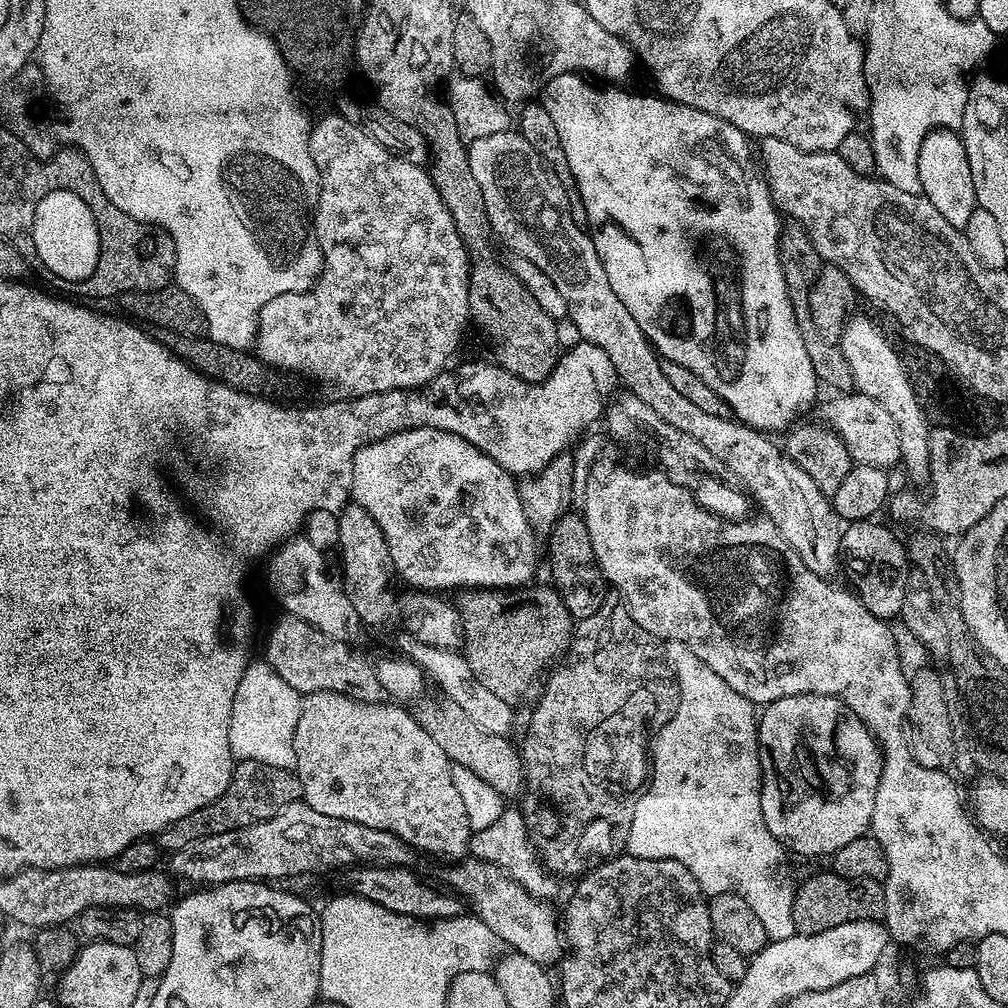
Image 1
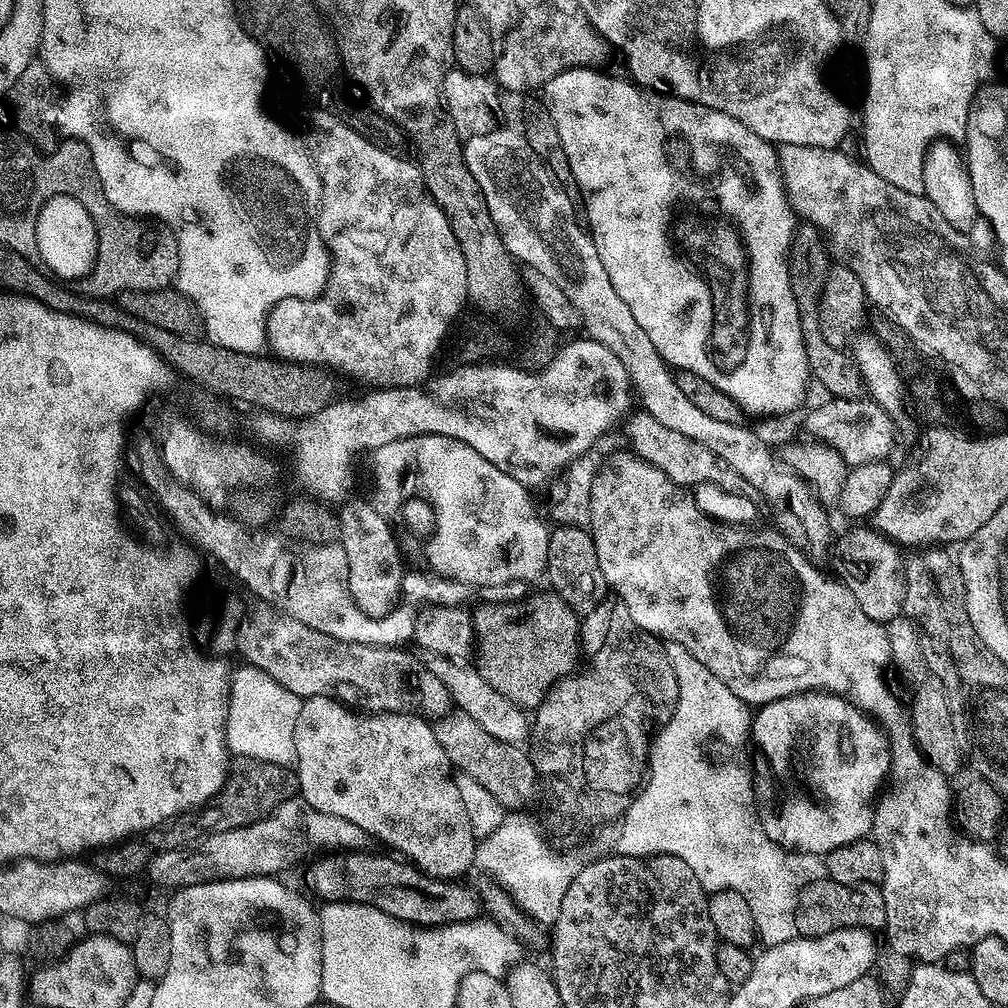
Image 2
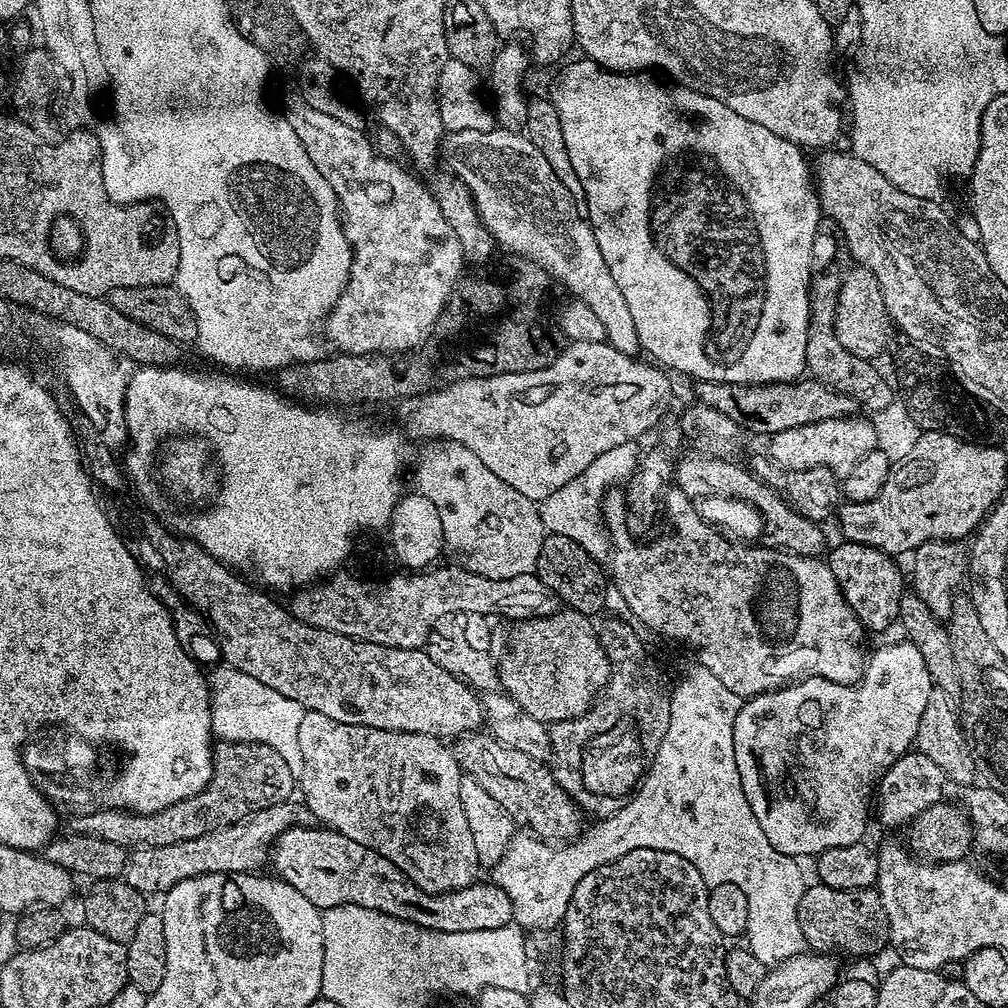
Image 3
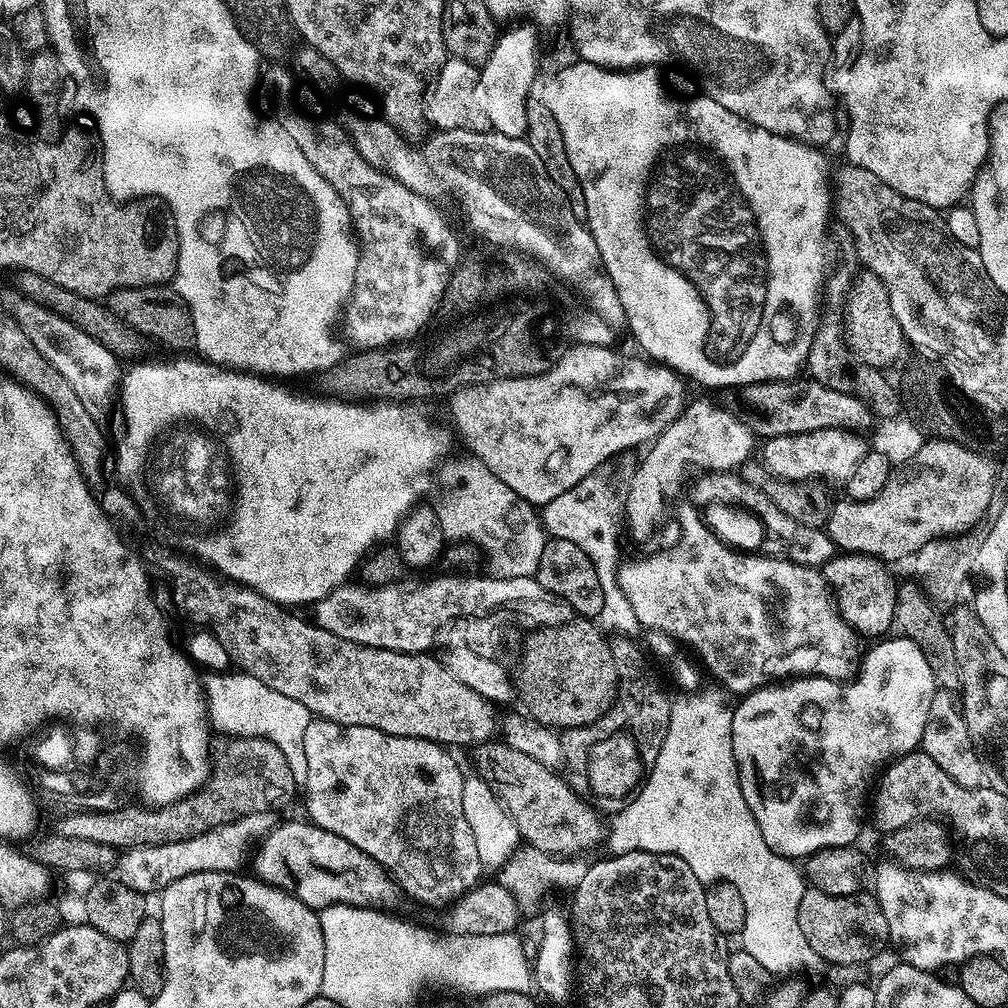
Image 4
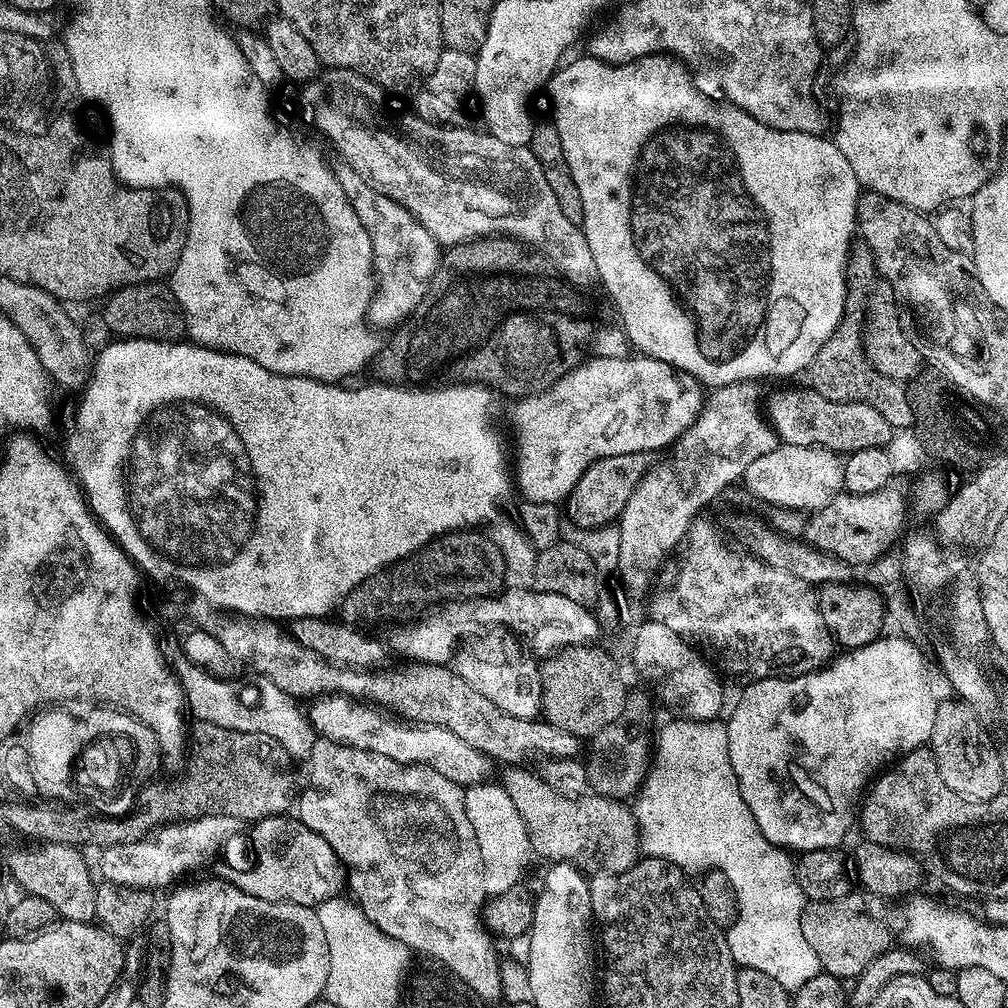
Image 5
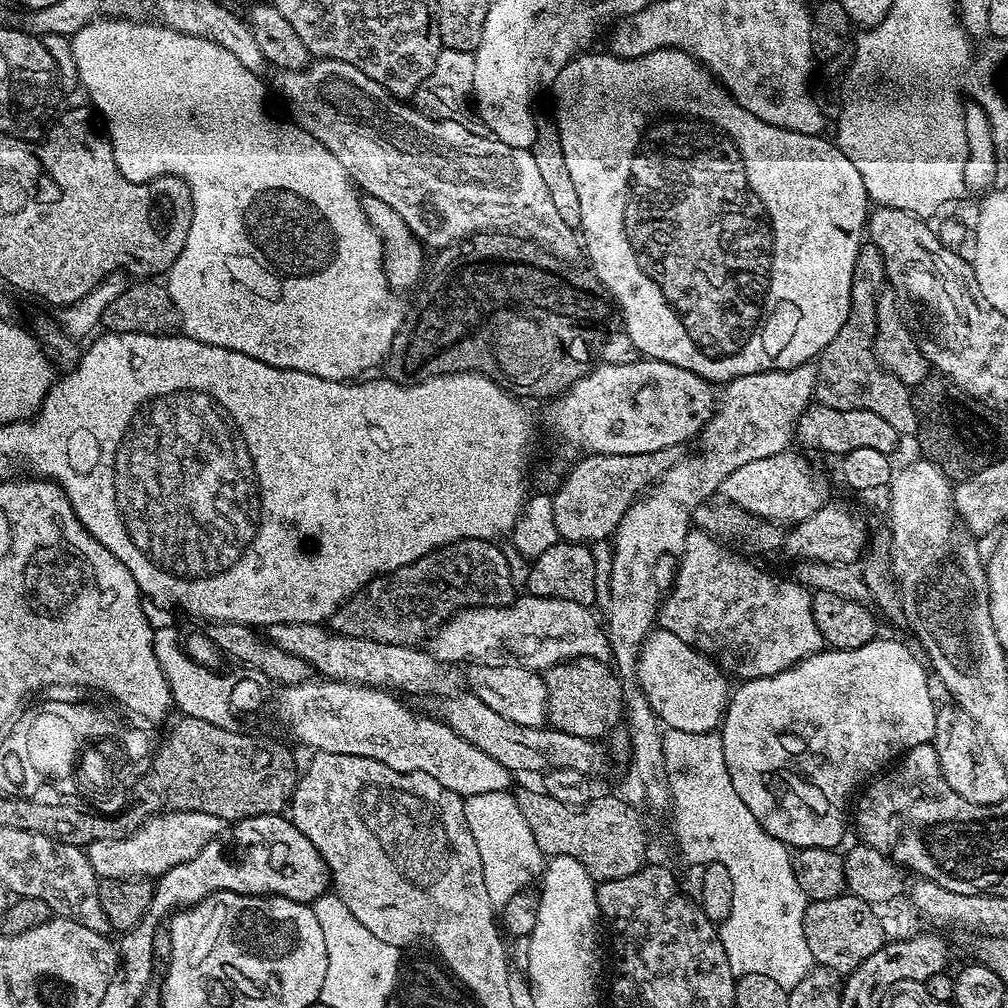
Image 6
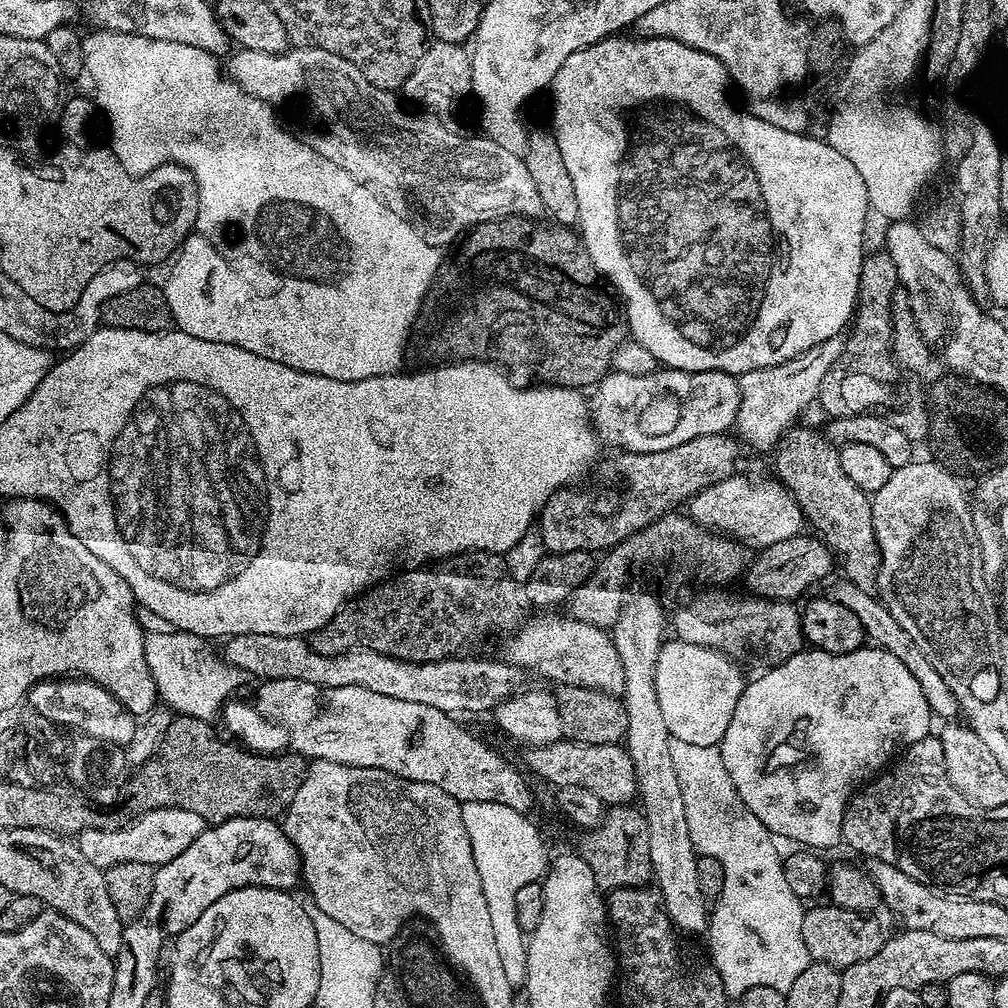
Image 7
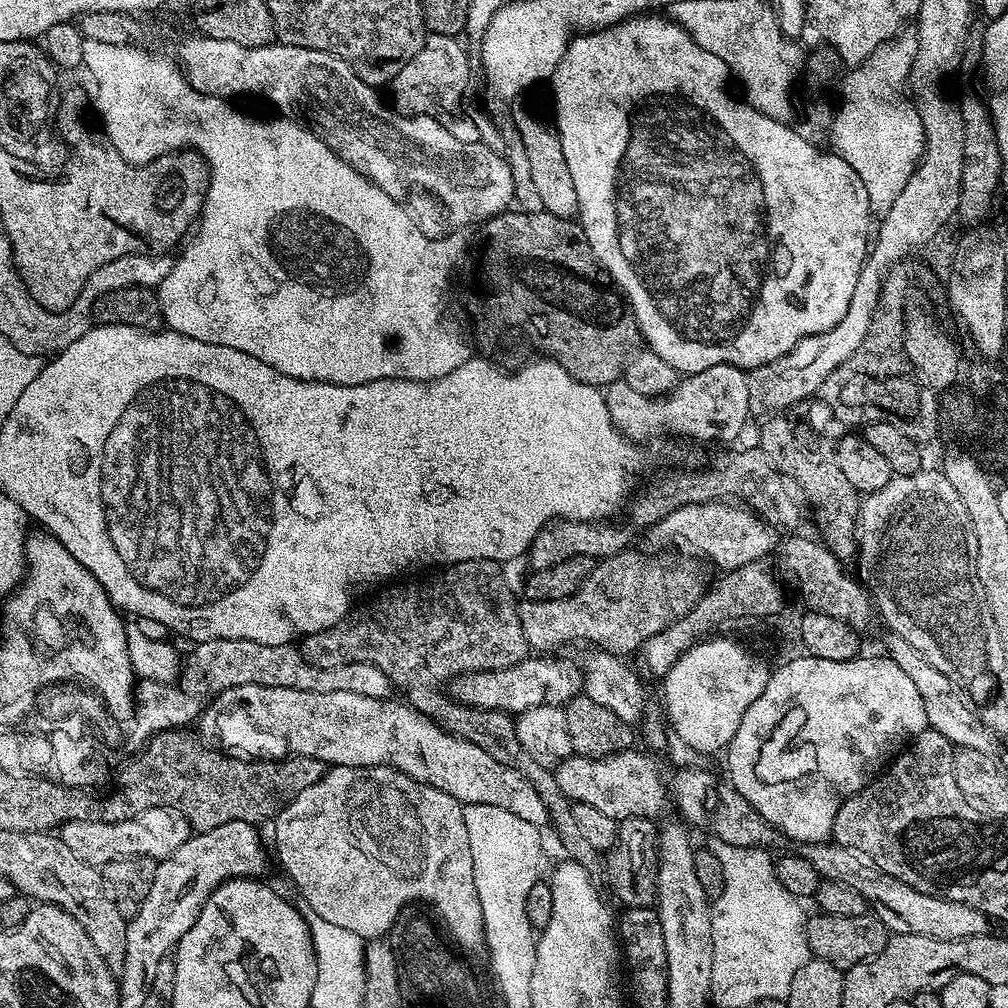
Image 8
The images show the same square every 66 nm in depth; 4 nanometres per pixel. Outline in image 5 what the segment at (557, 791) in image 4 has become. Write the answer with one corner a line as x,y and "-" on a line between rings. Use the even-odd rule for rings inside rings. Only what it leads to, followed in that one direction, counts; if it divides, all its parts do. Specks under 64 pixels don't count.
528,766
505,767
498,780
514,802
514,810
518,810
522,818
530,846
537,857
545,856
548,862
578,862
579,867
588,874
621,872
636,863
641,855
640,832
636,829
633,809
627,803
607,800
605,796
595,794
588,794
585,800
575,800
578,799
575,795
555,792
539,774
524,767

